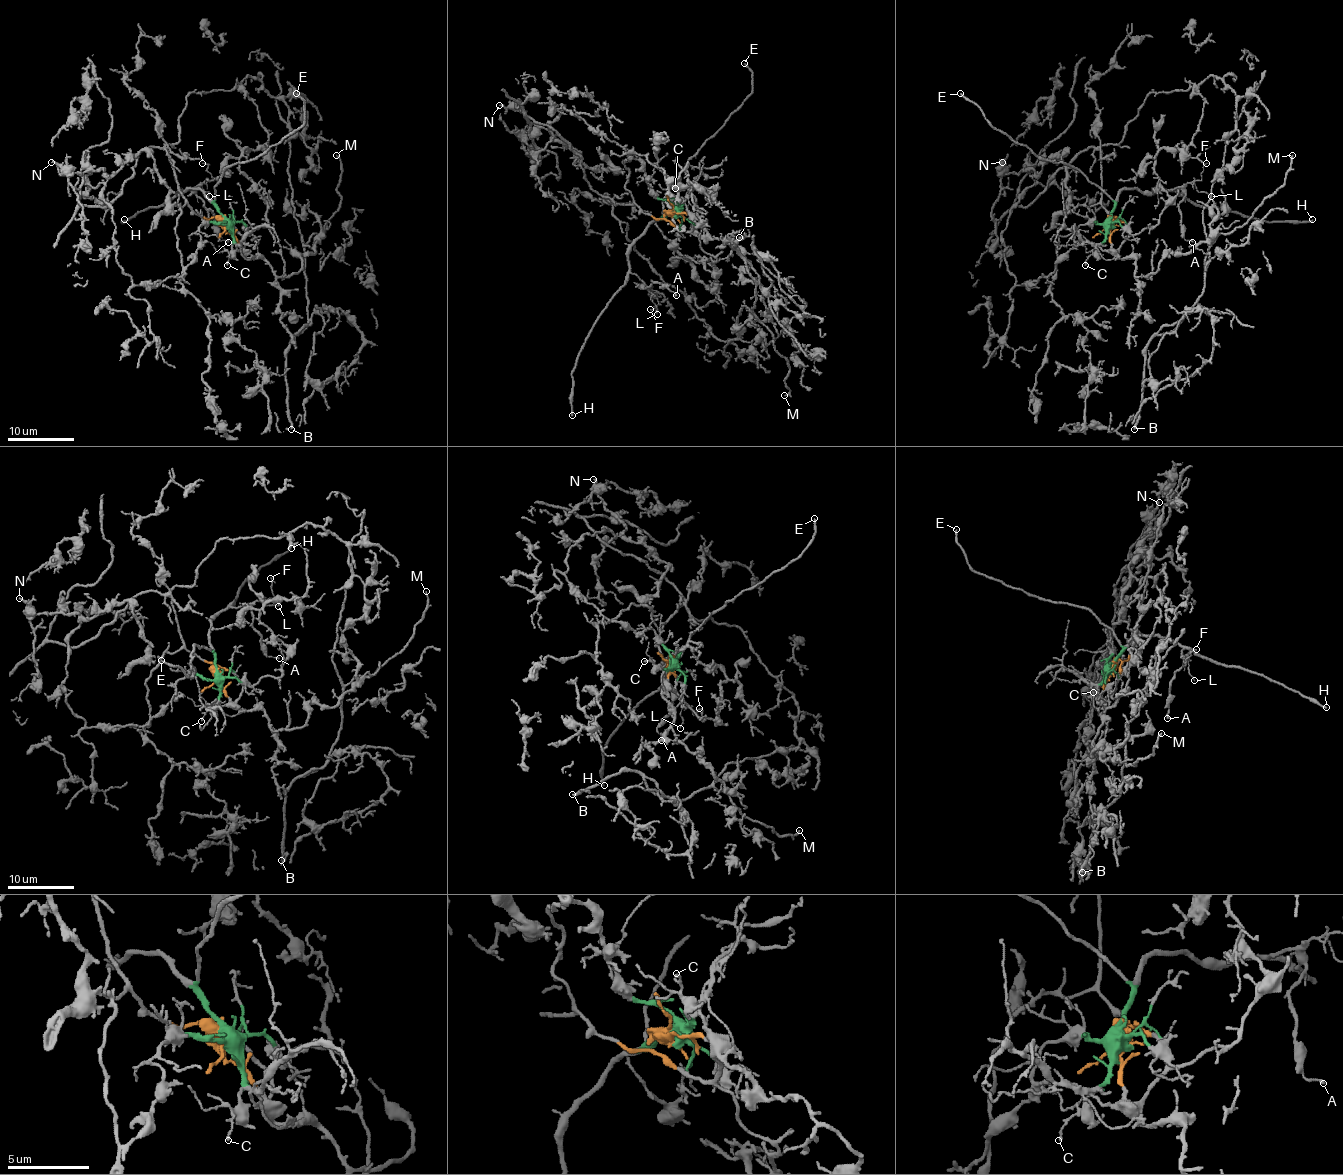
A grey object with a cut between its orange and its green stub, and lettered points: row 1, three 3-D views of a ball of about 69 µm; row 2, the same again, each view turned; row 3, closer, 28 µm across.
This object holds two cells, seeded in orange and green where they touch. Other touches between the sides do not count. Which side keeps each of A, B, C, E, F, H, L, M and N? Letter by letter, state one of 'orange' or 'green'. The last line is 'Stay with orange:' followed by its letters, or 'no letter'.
A: green
B: orange
C: green
E: green
F: green
H: green
L: green
M: orange
N: orange
Stay with orange: B, M, N

